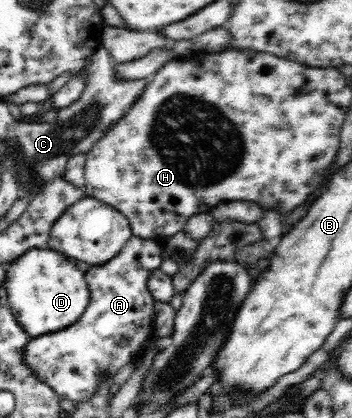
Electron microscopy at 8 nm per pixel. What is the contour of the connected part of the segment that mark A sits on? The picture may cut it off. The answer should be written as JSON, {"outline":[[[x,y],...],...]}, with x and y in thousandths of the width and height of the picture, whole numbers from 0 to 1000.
{"outline":[[[378,562],[327,617],[287,634],[259,634],[239,651],[259,696],[253,732],[241,737],[241,749],[202,782],[82,813],[65,833],[63,871],[85,885],[99,907],[134,921],[173,955],[207,962],[250,955],[281,923],[281,909],[293,909],[293,895],[324,900],[364,861],[384,849],[409,847],[406,821],[443,804],[435,778],[440,718],[415,687],[415,665],[455,636],[457,624],[460,572],[395,569]]]}

